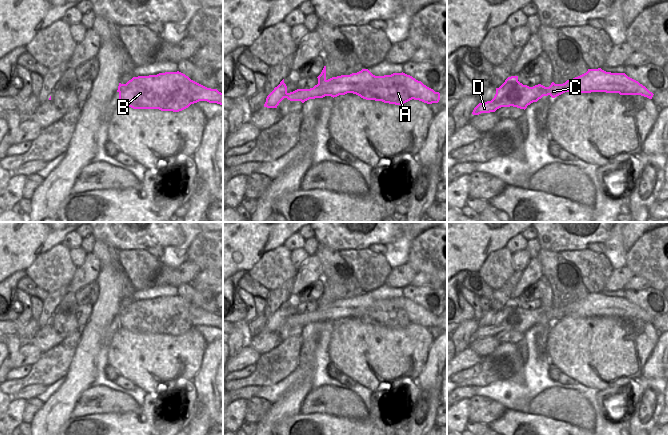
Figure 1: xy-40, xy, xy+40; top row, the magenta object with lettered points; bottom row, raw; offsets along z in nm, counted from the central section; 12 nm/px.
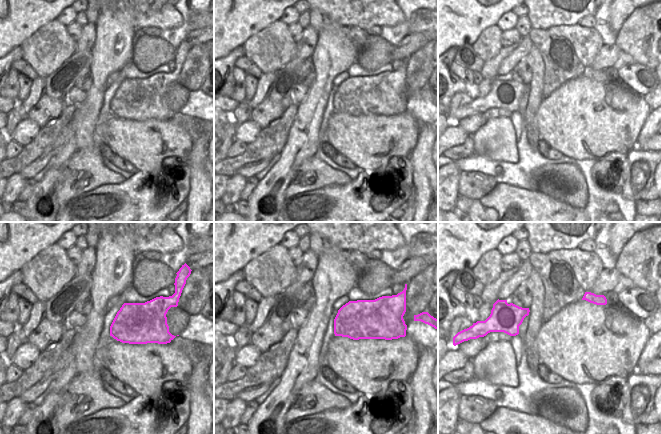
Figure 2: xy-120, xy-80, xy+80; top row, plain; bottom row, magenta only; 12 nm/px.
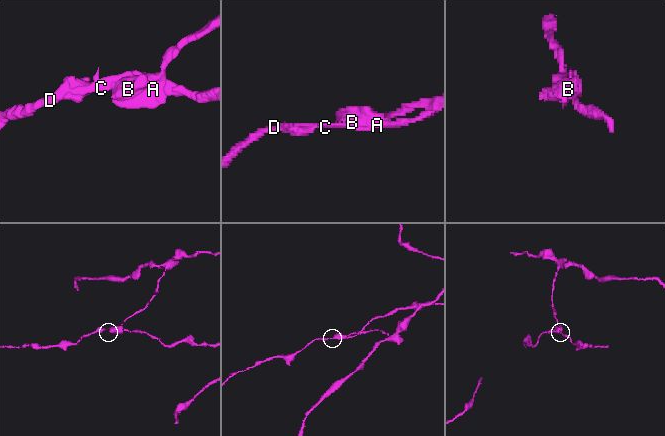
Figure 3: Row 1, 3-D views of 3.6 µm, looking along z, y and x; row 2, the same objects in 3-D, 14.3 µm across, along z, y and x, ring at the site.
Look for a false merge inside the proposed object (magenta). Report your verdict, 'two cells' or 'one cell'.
two cells

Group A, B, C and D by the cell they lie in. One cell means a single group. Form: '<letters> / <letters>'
A B / C D

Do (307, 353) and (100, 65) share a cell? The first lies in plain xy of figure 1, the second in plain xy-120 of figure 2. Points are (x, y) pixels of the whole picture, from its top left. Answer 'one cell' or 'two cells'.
one cell

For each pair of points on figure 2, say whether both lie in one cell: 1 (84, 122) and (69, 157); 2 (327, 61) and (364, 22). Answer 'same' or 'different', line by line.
1: different
2: different

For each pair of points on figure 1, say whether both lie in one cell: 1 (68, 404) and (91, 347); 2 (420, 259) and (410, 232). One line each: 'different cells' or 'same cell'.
1: different cells
2: different cells

